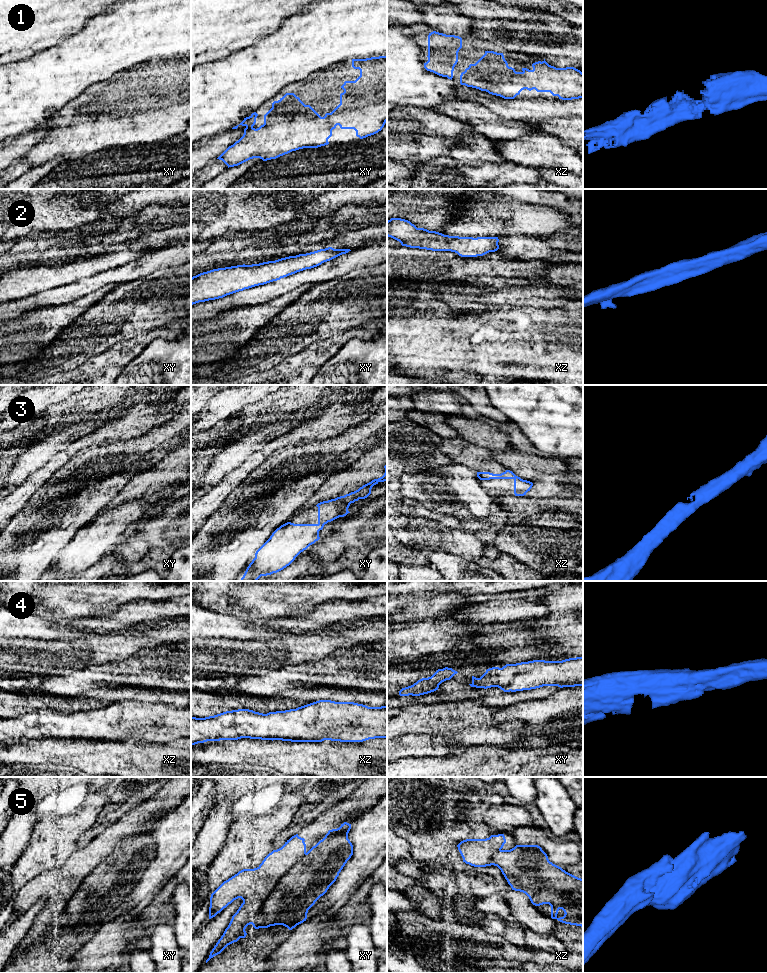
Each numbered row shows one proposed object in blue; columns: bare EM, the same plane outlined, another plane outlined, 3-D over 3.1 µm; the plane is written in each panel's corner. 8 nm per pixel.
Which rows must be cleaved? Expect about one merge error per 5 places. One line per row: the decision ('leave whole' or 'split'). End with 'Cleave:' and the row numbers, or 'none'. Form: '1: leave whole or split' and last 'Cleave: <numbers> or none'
1: leave whole
2: leave whole
3: leave whole
4: leave whole
5: split
Cleave: 5

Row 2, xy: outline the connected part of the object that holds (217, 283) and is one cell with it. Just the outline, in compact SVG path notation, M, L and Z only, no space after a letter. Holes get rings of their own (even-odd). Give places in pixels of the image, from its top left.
M328 247L275 261L218 268L200 273L191 278L191 305L280 280L317 267L349 251L351 250Z

